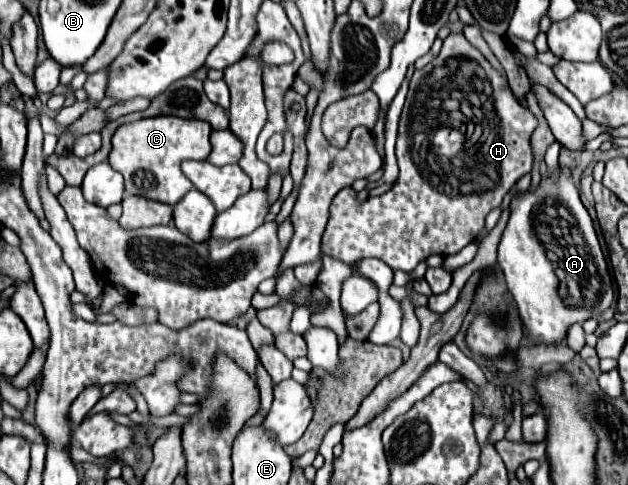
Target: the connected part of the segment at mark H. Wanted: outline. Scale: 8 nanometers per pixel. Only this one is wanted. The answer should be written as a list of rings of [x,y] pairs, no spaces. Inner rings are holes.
[[[450,34],[444,40],[440,54],[428,66],[416,70],[410,80],[396,140],[400,168],[396,184],[390,192],[370,196],[362,202],[354,188],[338,192],[330,206],[330,220],[322,236],[322,252],[352,266],[354,260],[372,256],[384,260],[390,268],[404,272],[412,272],[420,260],[432,254],[448,256],[460,252],[484,230],[486,214],[502,204],[506,192],[514,188],[520,176],[532,170],[530,136],[536,128],[538,118],[514,98],[506,78],[464,38],[464,34]],[[456,120],[466,124],[468,134],[454,128]]]

